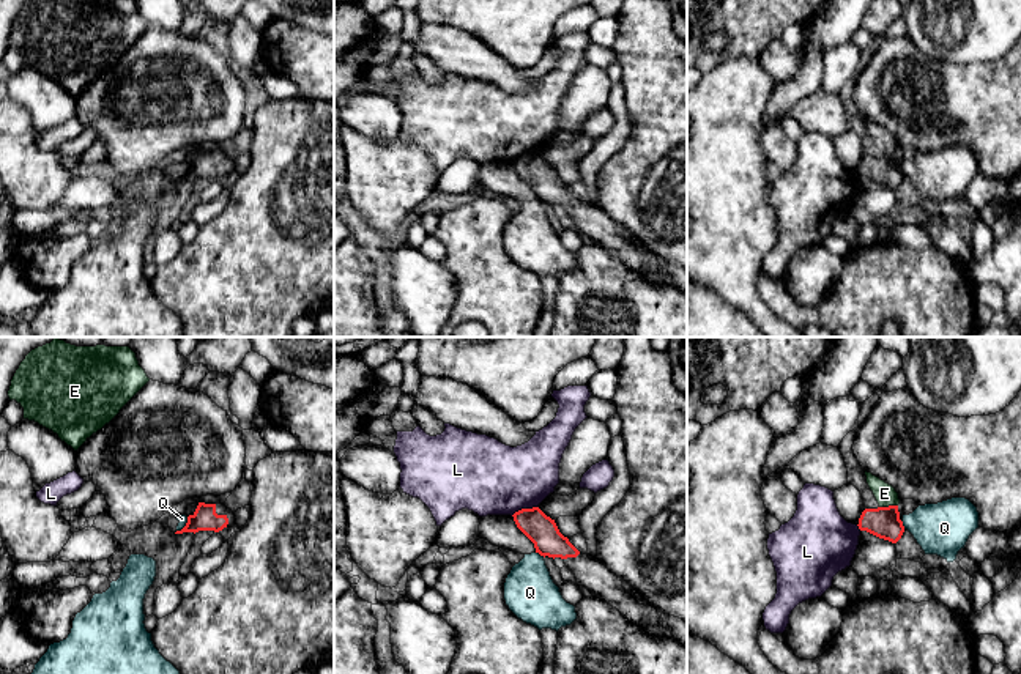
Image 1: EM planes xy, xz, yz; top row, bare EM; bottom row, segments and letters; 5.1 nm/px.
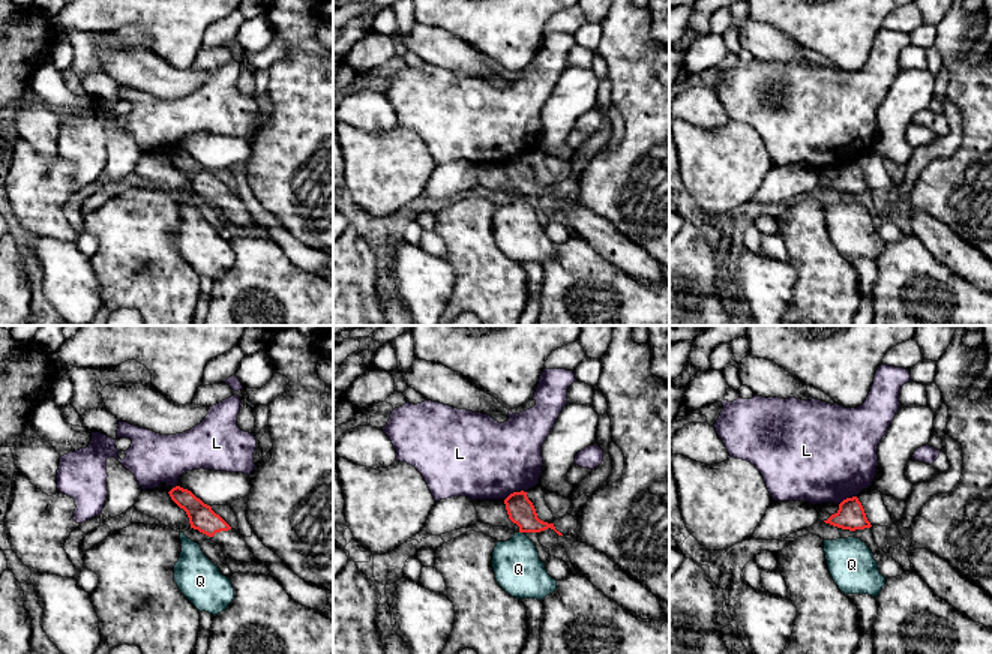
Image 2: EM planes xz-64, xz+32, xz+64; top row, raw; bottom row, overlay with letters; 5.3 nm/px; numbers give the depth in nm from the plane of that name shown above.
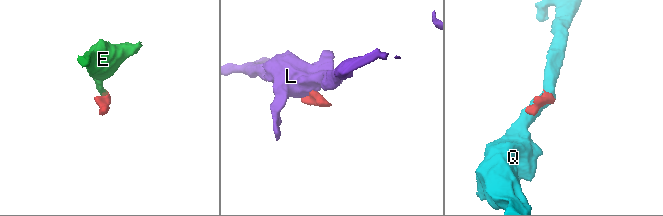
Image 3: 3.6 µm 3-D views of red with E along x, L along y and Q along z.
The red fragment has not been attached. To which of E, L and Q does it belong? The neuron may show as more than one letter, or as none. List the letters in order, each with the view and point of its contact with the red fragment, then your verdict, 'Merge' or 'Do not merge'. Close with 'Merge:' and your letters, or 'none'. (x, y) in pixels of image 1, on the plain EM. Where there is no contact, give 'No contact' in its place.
E: Touches red at yz (889, 153). Merge
L: Touches red at xz (523, 156). Do not merge
Q: Touches red at yz (902, 172). Do not merge
Merge: E

